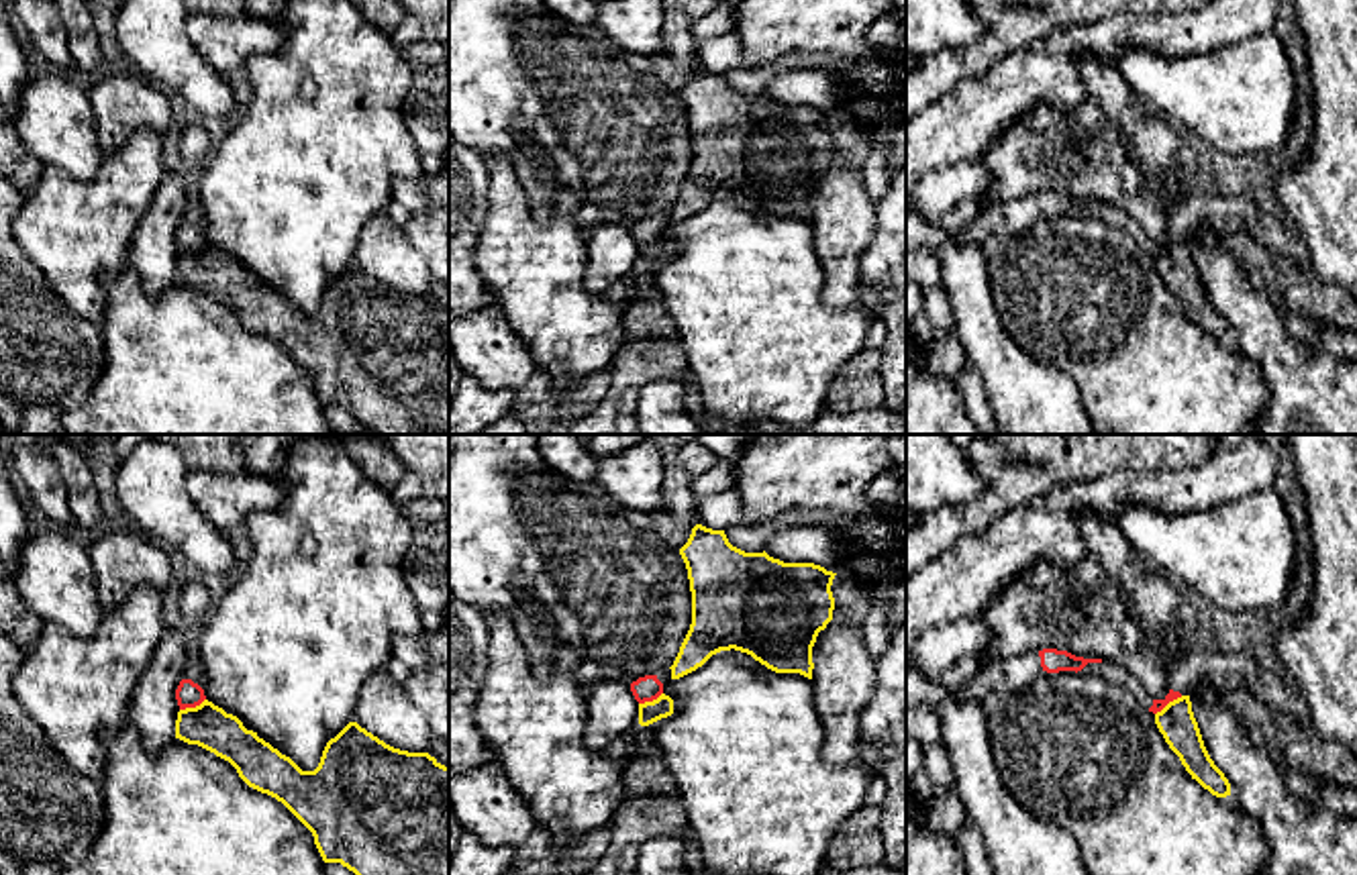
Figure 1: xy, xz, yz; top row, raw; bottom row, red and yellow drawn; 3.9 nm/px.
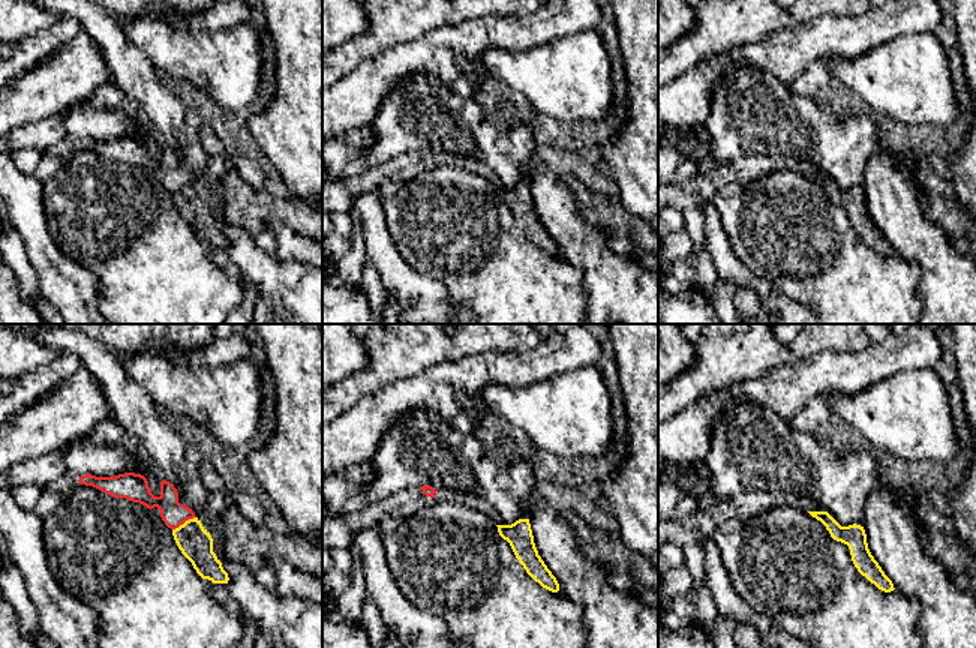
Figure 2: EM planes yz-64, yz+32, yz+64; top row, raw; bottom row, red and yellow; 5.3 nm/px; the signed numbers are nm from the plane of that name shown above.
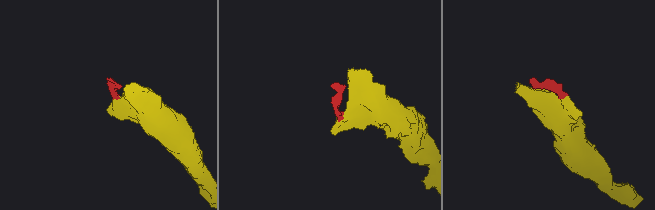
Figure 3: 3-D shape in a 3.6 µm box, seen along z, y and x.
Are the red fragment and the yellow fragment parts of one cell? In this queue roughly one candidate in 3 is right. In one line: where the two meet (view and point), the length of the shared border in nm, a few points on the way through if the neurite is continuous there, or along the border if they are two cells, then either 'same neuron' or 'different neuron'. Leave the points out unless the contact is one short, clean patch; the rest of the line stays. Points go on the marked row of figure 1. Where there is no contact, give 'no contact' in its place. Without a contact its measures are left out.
yz (1168, 702) | 130 nm | along yz (1182, 696), (1168, 702), (1156, 714) | different neuron

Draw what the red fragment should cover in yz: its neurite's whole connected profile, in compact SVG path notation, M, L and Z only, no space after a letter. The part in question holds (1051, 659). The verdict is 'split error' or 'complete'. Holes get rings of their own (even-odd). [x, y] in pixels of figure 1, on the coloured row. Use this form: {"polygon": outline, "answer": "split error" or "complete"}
{"polygon": "M1043 649L1012 659L986 665L971 681L955 689L959 702L982 702L988 693L1010 698L1031 685L1043 671L1082 671L1088 663L1102 659L1084 659L1067 651Z", "answer": "split error"}

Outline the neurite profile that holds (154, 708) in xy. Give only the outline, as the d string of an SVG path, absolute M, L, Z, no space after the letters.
M204 577L190 579L178 589L182 624L167 628L151 663L137 681L129 702L129 724L139 732L149 755L159 755L175 738L175 689L196 638L216 604L216 594Z

